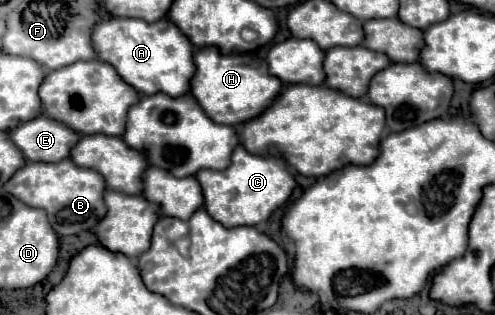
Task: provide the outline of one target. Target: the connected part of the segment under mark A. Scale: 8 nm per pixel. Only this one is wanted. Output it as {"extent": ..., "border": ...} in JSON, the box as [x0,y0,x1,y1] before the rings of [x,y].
{"extent":[92,18,196,96],"border":[[[110,18],[96,24],[92,34],[94,48],[102,62],[112,64],[118,74],[142,94],[164,92],[168,96],[184,96],[190,92],[190,80],[196,72],[194,48],[186,34],[170,20],[148,24],[140,18]]]}

